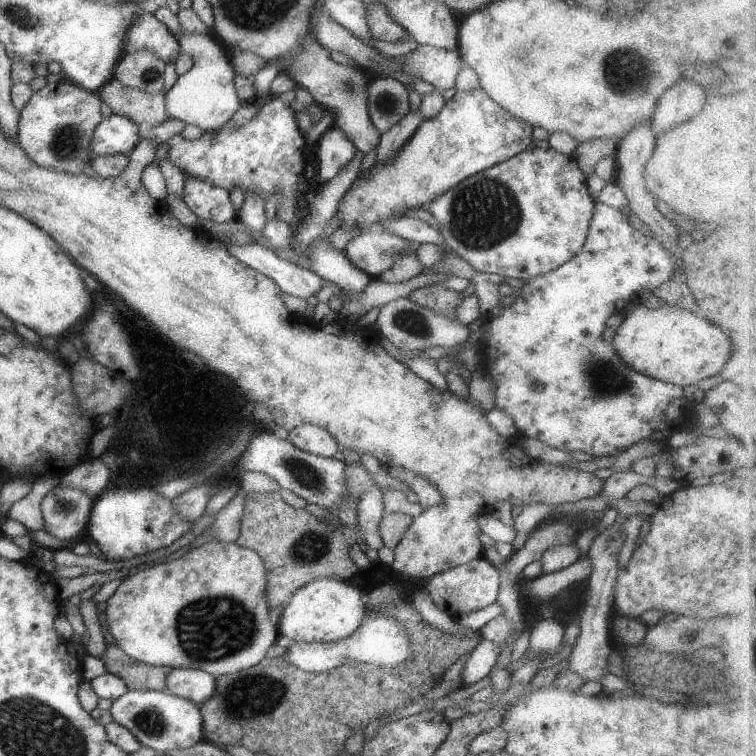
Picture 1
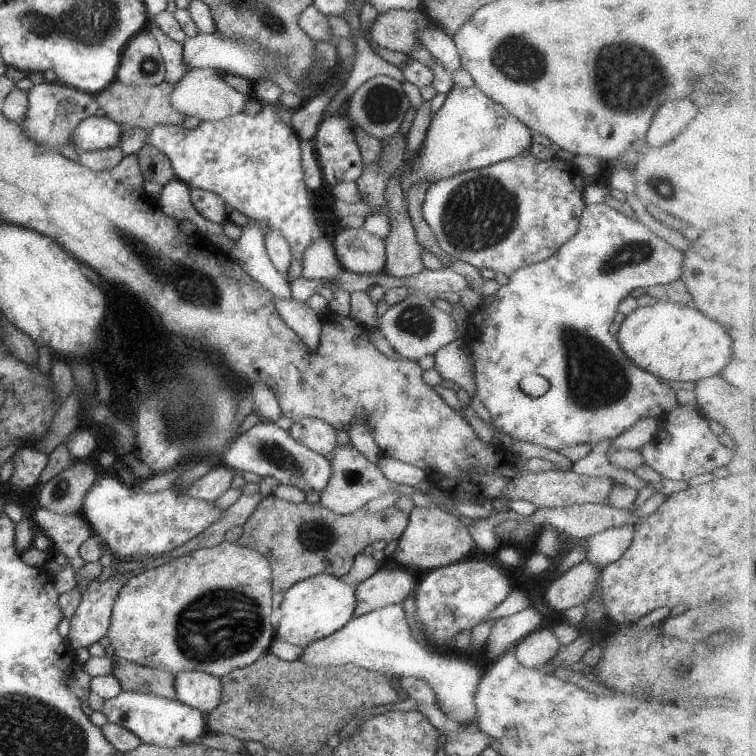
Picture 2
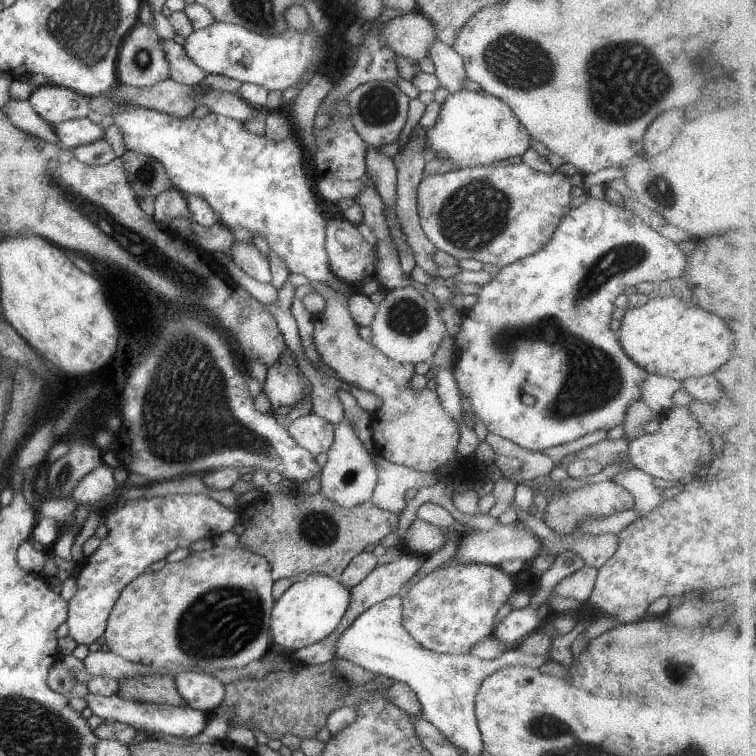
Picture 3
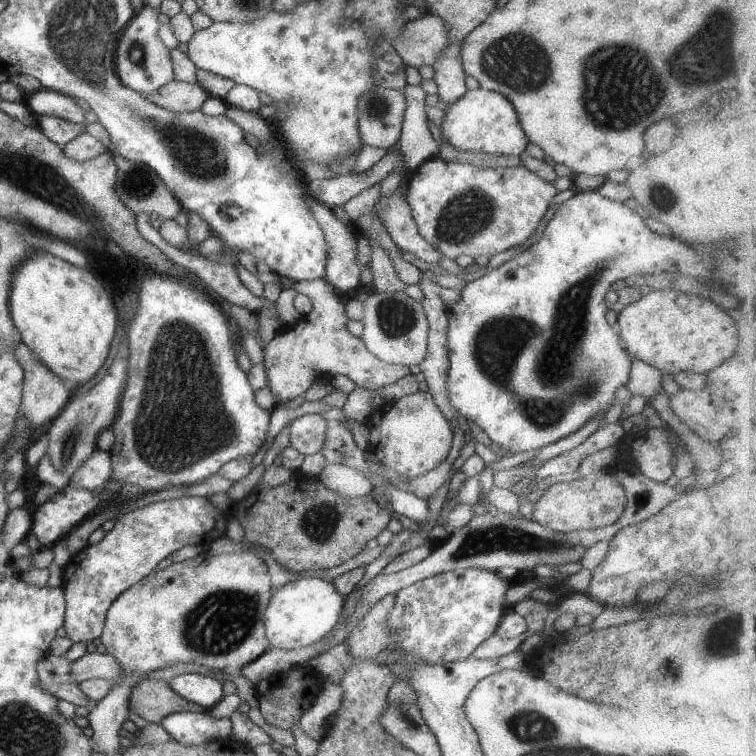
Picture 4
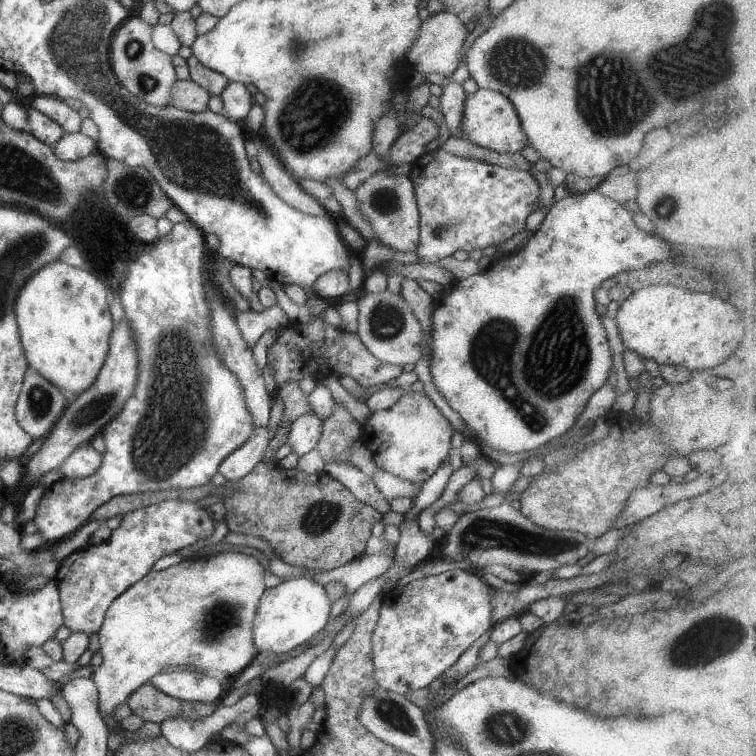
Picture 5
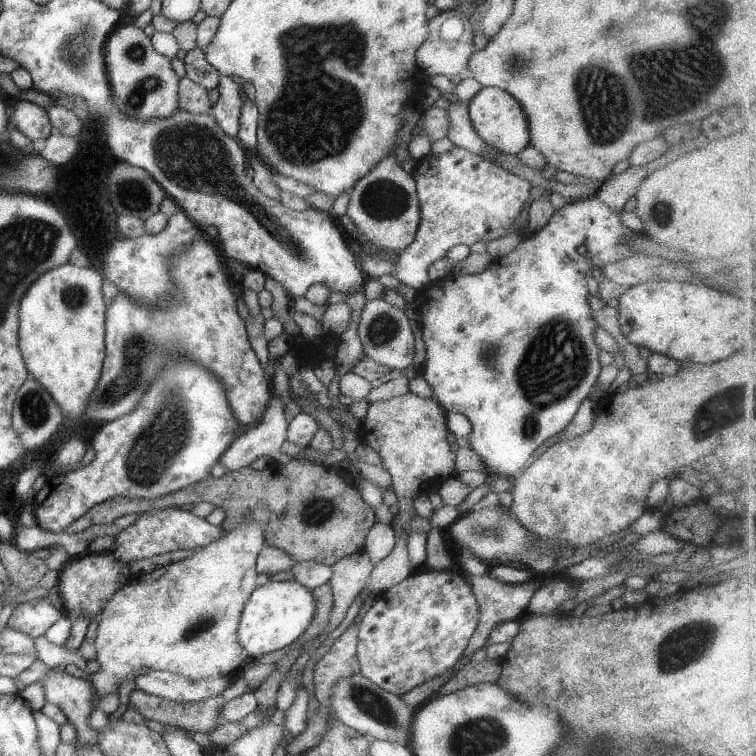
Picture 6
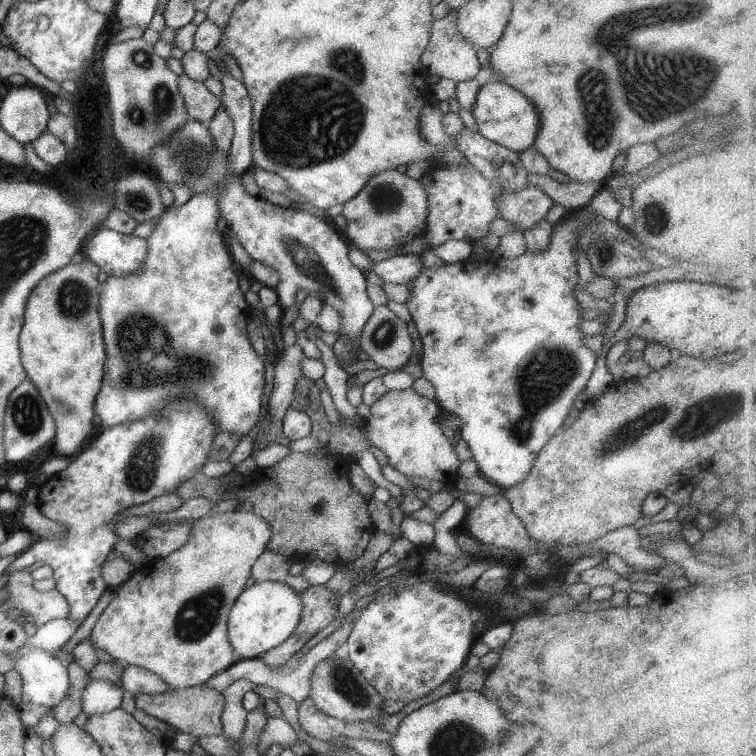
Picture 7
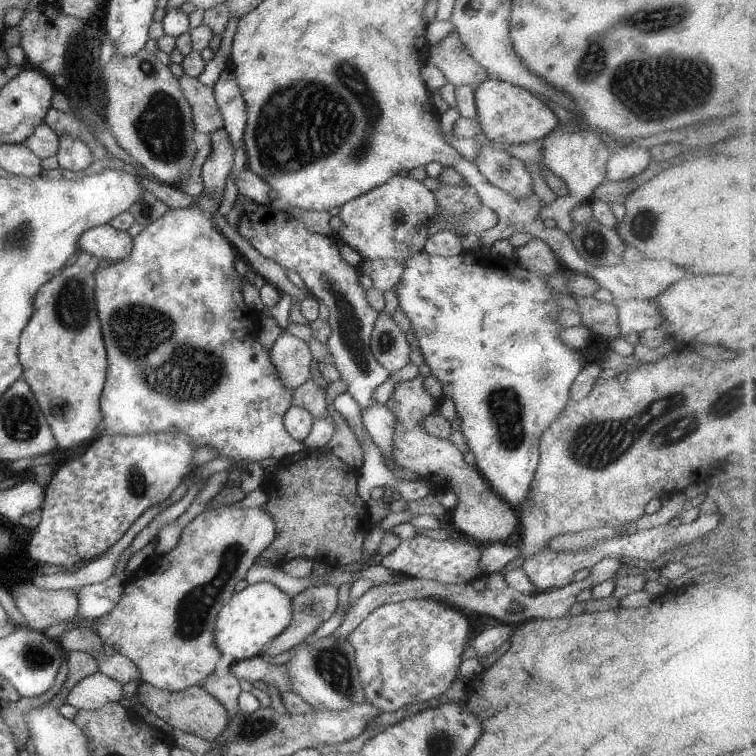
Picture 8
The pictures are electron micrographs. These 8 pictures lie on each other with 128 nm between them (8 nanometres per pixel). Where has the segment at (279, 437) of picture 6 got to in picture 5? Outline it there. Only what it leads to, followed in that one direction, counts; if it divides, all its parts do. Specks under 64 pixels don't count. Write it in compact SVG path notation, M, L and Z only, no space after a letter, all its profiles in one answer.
M268 424L256 427L252 436L240 448L236 448L222 460L222 465L218 468L219 473L232 481L244 478L268 455L271 440Z

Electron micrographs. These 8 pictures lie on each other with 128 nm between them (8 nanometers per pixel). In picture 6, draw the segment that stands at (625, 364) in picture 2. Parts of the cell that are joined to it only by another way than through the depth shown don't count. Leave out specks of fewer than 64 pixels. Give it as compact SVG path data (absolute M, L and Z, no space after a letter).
M596 194L580 200L567 202L559 210L555 210L544 228L536 234L524 236L522 242L509 255L493 260L481 273L471 275L451 275L435 282L418 296L418 310L422 314L423 334L426 345L426 357L419 374L431 386L435 398L446 413L460 412L471 422L472 431L462 442L477 452L484 461L486 472L500 477L516 477L529 464L529 458L545 440L563 431L576 412L582 401L590 394L590 388L597 384L598 375L602 372L598 356L601 348L596 344L595 331L599 331L598 323L592 317L592 309L588 303L586 278L592 276L594 268L602 268L610 263L621 261L635 254L631 245L632 231L619 219L622 212L610 208Z

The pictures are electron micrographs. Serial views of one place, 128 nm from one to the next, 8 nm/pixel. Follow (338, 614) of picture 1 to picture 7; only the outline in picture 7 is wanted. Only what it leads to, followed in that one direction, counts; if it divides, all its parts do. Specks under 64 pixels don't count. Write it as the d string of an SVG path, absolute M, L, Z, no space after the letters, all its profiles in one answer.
M276 581L255 582L240 592L228 612L228 642L240 659L257 658L282 644L298 626L302 615L300 595L288 585Z

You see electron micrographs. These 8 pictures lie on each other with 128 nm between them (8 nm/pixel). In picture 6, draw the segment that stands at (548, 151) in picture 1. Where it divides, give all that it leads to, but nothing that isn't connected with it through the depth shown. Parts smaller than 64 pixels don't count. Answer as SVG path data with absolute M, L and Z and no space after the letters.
M455 145L446 154L434 155L429 153L427 156L416 160L412 175L416 181L421 218L415 239L396 260L391 274L398 278L400 282L415 288L416 291L425 290L435 283L428 278L428 267L435 260L447 256L447 252L453 246L466 245L470 247L479 240L490 242L514 232L511 229L519 218L519 214L528 208L526 207L527 200L531 196L530 189L532 186L528 180L507 171L488 159L471 154L468 150L458 148Z

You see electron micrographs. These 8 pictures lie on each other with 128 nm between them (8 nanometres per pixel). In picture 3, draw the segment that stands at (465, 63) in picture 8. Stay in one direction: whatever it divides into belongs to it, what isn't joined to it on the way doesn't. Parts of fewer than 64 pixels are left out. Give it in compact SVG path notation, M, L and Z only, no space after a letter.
M420 10L406 15L399 15L381 23L379 30L383 43L388 45L397 56L411 58L415 62L429 56L429 48L437 38L434 23Z

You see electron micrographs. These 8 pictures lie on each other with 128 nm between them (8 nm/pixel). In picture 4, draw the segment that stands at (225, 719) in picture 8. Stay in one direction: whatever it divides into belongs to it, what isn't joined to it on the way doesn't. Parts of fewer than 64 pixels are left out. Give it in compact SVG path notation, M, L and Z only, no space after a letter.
M140 679L139 683L132 687L129 696L129 712L138 714L151 723L160 723L161 720L172 713L177 712L202 712L206 711L203 706L191 703L183 696L180 696L164 679Z

